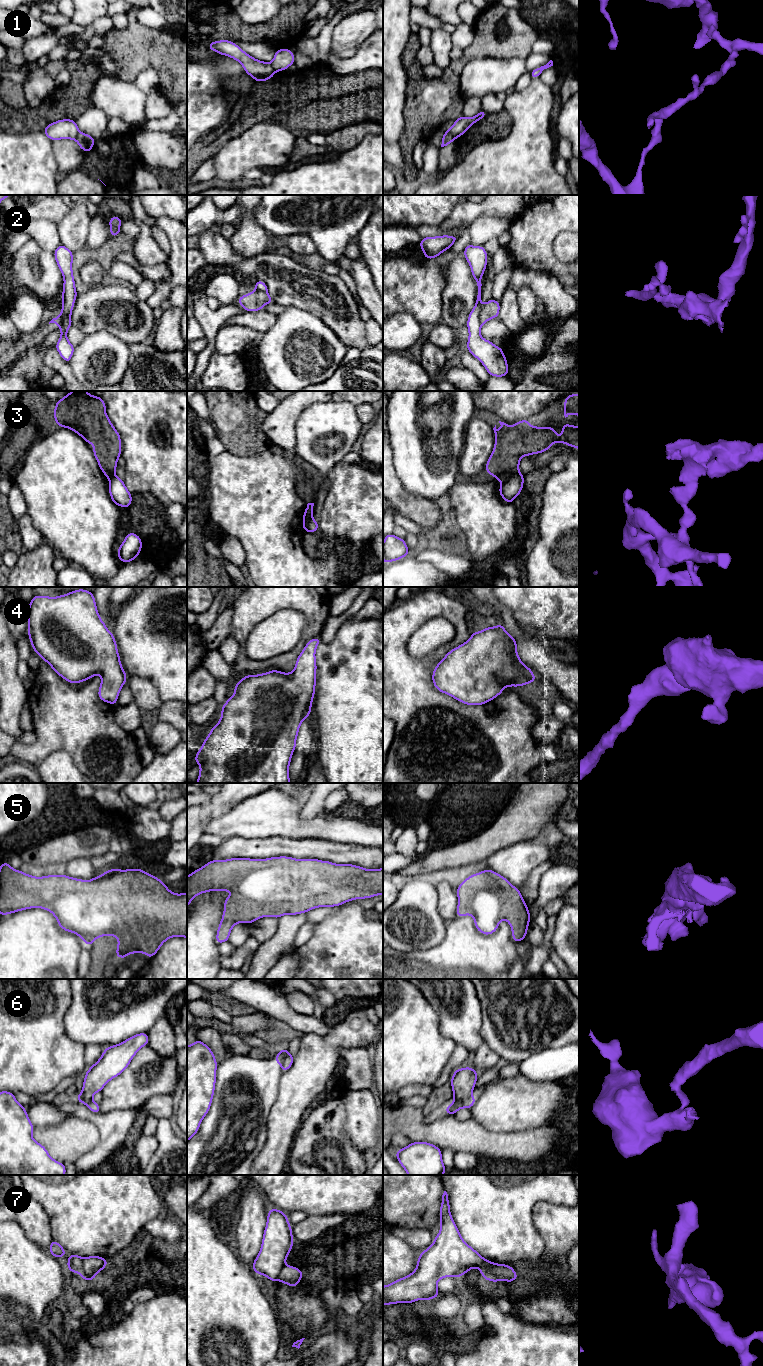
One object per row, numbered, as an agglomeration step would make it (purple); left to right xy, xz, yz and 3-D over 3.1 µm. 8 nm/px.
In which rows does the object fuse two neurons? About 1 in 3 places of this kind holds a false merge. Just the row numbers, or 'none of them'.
1, 2, 3, 6, 7

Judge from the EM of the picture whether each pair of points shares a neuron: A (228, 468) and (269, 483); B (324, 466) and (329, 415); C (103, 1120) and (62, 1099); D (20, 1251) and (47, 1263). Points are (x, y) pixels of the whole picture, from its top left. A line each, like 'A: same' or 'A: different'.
A: same
B: same
C: same
D: same

